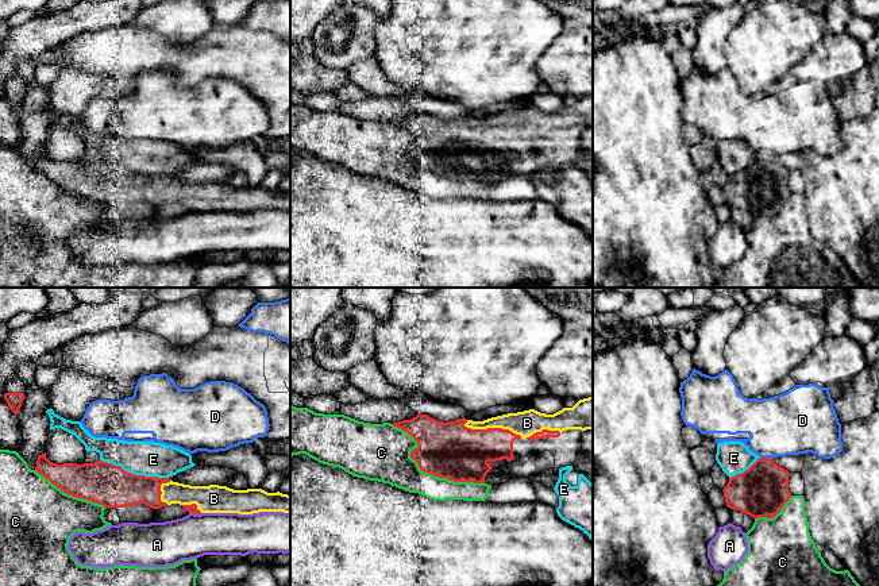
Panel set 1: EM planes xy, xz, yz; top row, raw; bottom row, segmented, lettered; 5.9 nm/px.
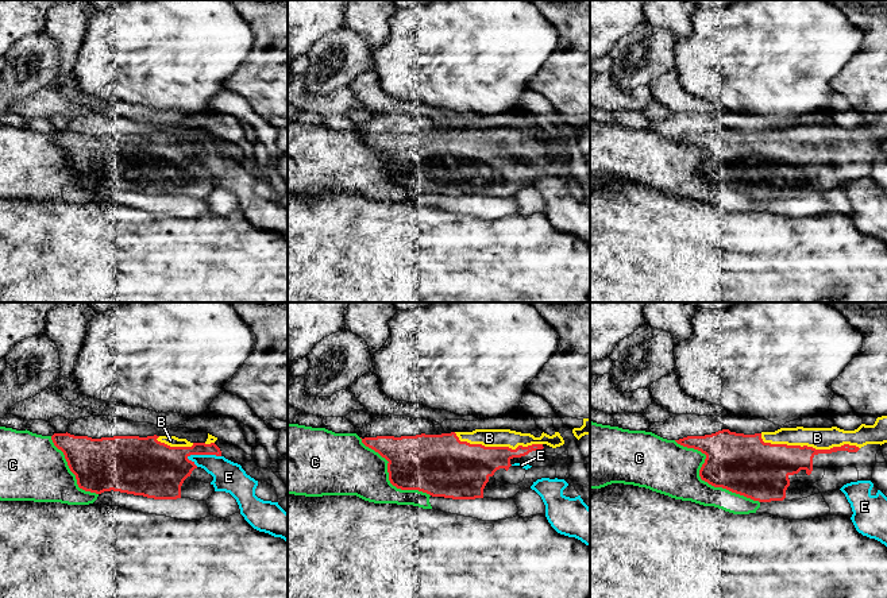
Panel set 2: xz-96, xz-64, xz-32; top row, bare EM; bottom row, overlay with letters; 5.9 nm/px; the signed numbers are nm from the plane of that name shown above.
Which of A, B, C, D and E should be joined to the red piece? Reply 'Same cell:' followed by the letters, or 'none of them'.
Same cell: B

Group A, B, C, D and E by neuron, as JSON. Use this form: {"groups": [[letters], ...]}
{"groups": [["A"], ["B"], ["C"], ["D"], ["E"]]}

